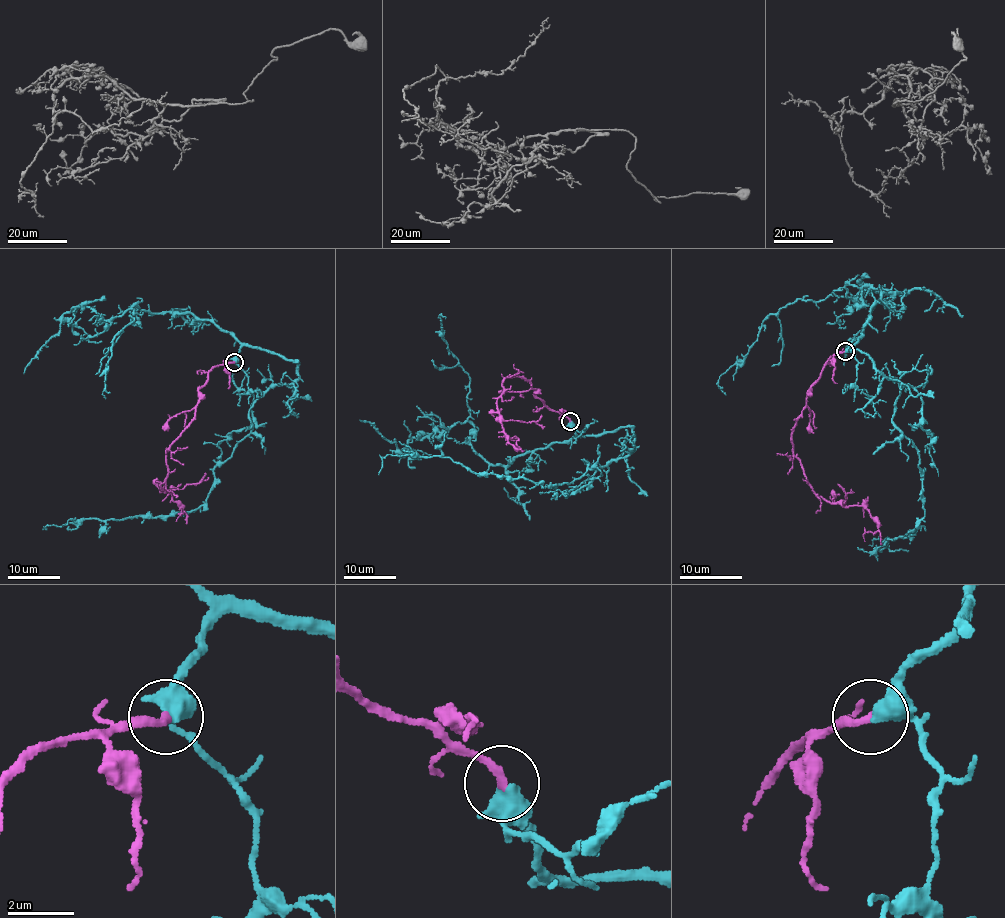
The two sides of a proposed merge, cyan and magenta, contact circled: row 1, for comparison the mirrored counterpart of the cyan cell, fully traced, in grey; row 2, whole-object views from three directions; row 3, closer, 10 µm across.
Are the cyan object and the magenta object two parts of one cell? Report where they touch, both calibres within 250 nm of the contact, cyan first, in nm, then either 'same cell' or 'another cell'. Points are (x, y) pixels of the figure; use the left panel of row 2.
at (234, 362); 360 nm thick on the cyan side, 240 nm on the other; same cell

